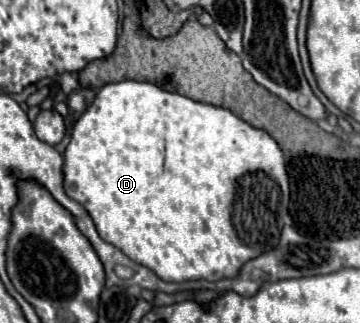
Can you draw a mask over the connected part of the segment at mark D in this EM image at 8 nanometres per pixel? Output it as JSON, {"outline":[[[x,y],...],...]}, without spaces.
{"outline":[[[119,81],[119,83],[107,83],[105,87],[101,87],[93,103],[85,109],[85,113],[73,125],[71,141],[65,147],[61,171],[63,171],[65,193],[87,209],[101,239],[119,247],[129,259],[133,259],[139,265],[149,267],[157,277],[165,281],[191,281],[191,279],[219,281],[225,277],[235,277],[243,263],[277,247],[279,233],[283,229],[283,215],[287,213],[287,205],[289,205],[289,175],[285,169],[285,157],[279,145],[269,137],[269,133],[251,127],[247,121],[239,119],[229,109],[199,103],[179,93],[163,91],[153,83]]]}

